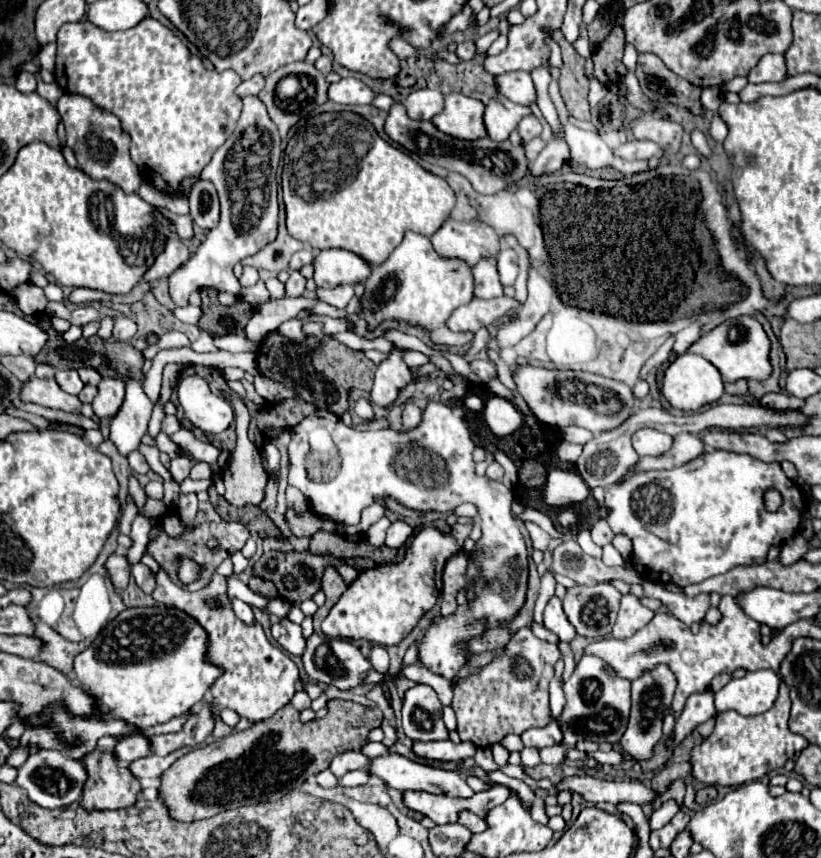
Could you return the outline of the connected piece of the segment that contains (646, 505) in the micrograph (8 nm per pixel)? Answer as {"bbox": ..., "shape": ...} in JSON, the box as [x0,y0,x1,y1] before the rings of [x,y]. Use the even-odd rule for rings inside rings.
{"bbox":[605,450,803,586],"shape":[[[711,450],[711,452],[703,452],[701,456],[697,456],[697,460],[691,460],[683,466],[677,466],[673,470],[659,470],[659,472],[643,472],[643,474],[637,474],[633,476],[631,480],[619,484],[617,488],[609,486],[607,492],[605,492],[605,508],[609,510],[607,514],[607,524],[611,526],[613,534],[627,534],[631,540],[633,540],[633,568],[641,574],[643,580],[653,580],[653,582],[659,582],[659,584],[667,584],[667,582],[673,582],[677,586],[689,586],[689,584],[699,584],[711,576],[717,576],[717,574],[725,574],[729,572],[731,568],[735,566],[751,566],[751,564],[763,564],[767,560],[767,552],[773,544],[785,544],[791,536],[797,534],[799,530],[799,522],[801,522],[801,514],[803,514],[803,494],[801,490],[797,488],[797,484],[793,480],[789,480],[781,466],[777,462],[761,462],[749,454],[735,454],[735,452],[725,452],[725,450]],[[765,488],[777,488],[781,494],[783,494],[783,506],[777,510],[777,512],[767,512],[763,508],[763,492]]]}

